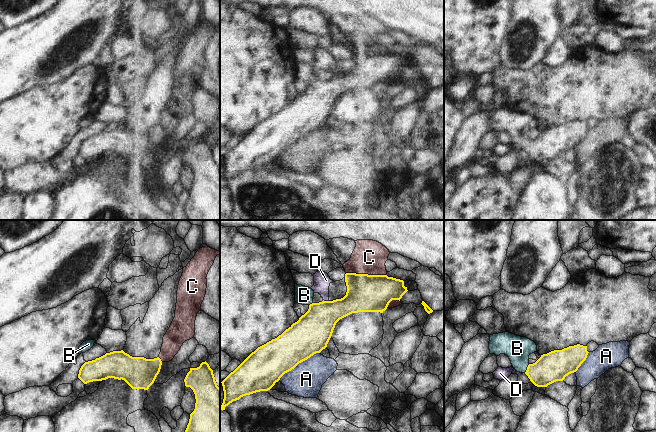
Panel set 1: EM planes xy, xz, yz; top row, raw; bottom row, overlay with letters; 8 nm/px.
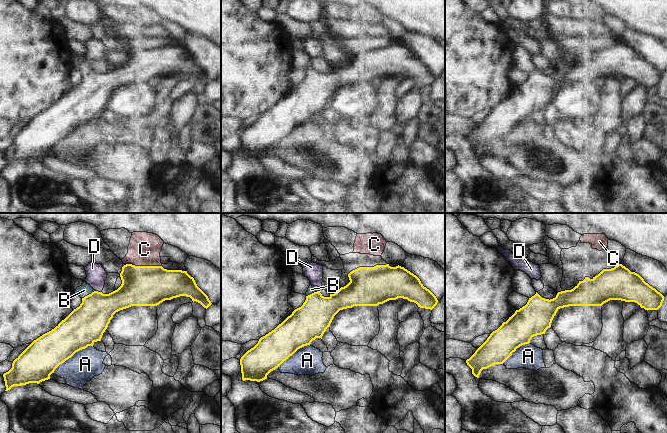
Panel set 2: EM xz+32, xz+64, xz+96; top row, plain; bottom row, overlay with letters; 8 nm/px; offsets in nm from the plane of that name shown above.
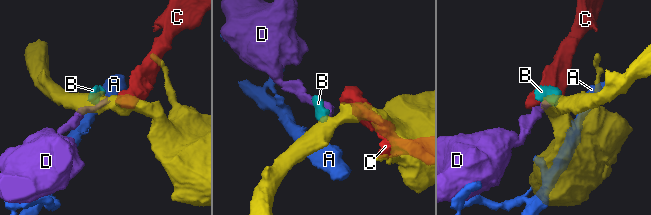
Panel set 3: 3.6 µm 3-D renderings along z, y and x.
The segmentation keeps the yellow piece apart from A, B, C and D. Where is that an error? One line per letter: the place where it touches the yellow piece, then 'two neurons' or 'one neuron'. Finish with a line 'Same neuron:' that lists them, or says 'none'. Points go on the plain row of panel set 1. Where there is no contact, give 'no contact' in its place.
A: contact xz (298, 139); two neurons
B: contact yz (527, 144); one neuron
C: contact xz (366, 50); two neurons
D: contact xz (326, 77); two neurons
Same neuron: B

